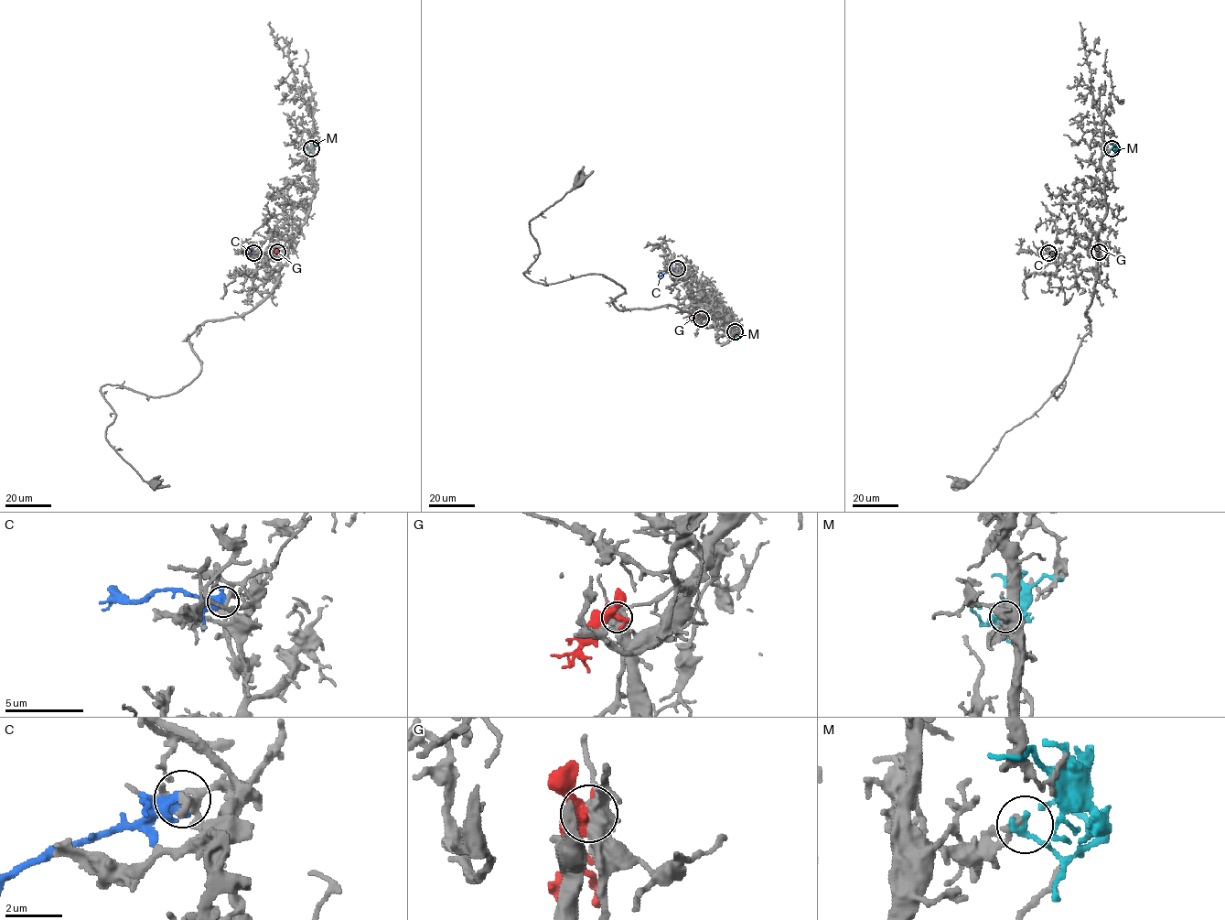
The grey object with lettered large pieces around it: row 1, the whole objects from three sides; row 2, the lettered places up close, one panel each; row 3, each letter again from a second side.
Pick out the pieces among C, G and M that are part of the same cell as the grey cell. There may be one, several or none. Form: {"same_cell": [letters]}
{"same_cell": ["C"]}

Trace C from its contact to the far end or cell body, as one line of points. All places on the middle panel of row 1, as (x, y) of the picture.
C: (677, 268), (659, 276)

